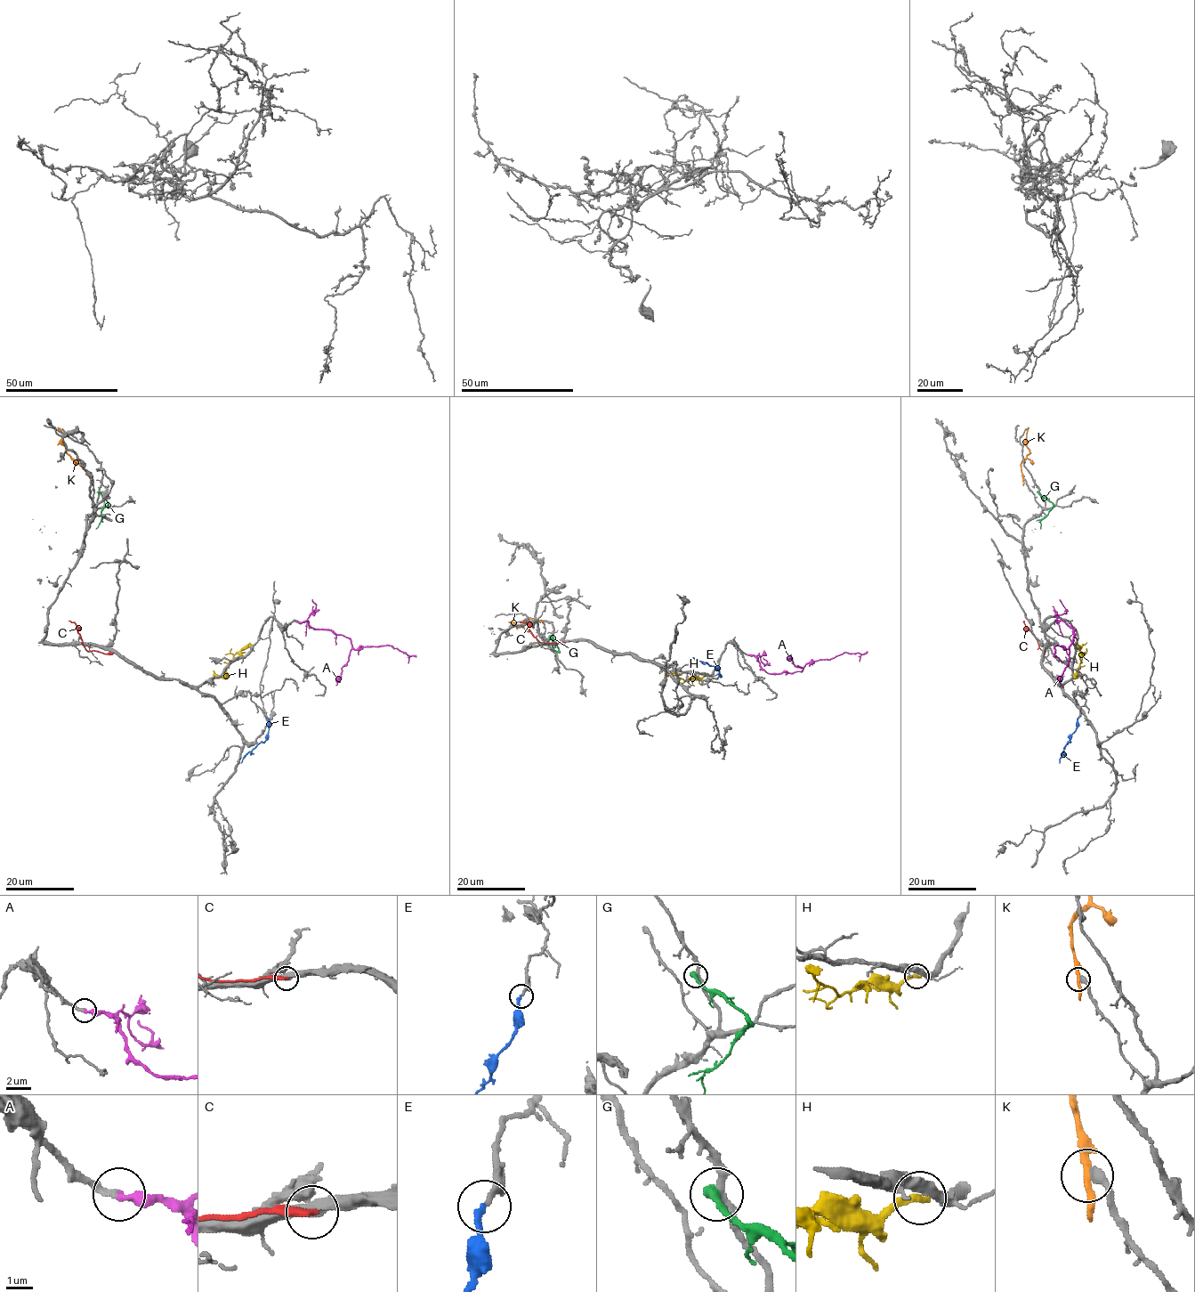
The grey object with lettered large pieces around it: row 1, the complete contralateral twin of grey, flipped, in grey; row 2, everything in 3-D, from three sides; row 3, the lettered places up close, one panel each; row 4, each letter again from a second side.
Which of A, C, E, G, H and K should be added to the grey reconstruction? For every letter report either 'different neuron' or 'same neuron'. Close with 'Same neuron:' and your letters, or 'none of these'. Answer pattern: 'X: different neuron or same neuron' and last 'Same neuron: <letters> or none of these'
A: same neuron
C: different neuron
E: same neuron
G: different neuron
H: different neuron
K: different neuron
Same neuron: A, E

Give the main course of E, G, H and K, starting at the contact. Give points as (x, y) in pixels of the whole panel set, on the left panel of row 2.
E: (268, 718), (268, 737), (241, 762)
G: (99, 491), (108, 503), (95, 529)
H: (255, 644), (244, 646), (233, 656), (224, 677), (217, 675), (213, 670)
K: (91, 479), (67, 452), (63, 433), (58, 426)

